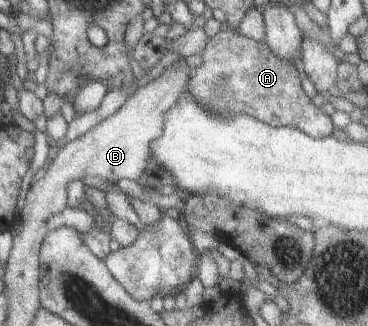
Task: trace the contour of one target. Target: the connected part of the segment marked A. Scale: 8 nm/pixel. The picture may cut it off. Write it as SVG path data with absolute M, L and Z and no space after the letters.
M228 28L226 31L220 30L209 38L201 51L201 57L202 64L193 69L186 89L199 104L204 105L204 101L212 97L212 93L222 91L222 103L230 101L230 107L236 111L236 114L246 114L273 126L290 126L313 138L332 135L335 128L332 119L311 102L310 97L302 88L296 66L289 59L279 58L265 41L259 42L244 37L238 31L233 32Z

